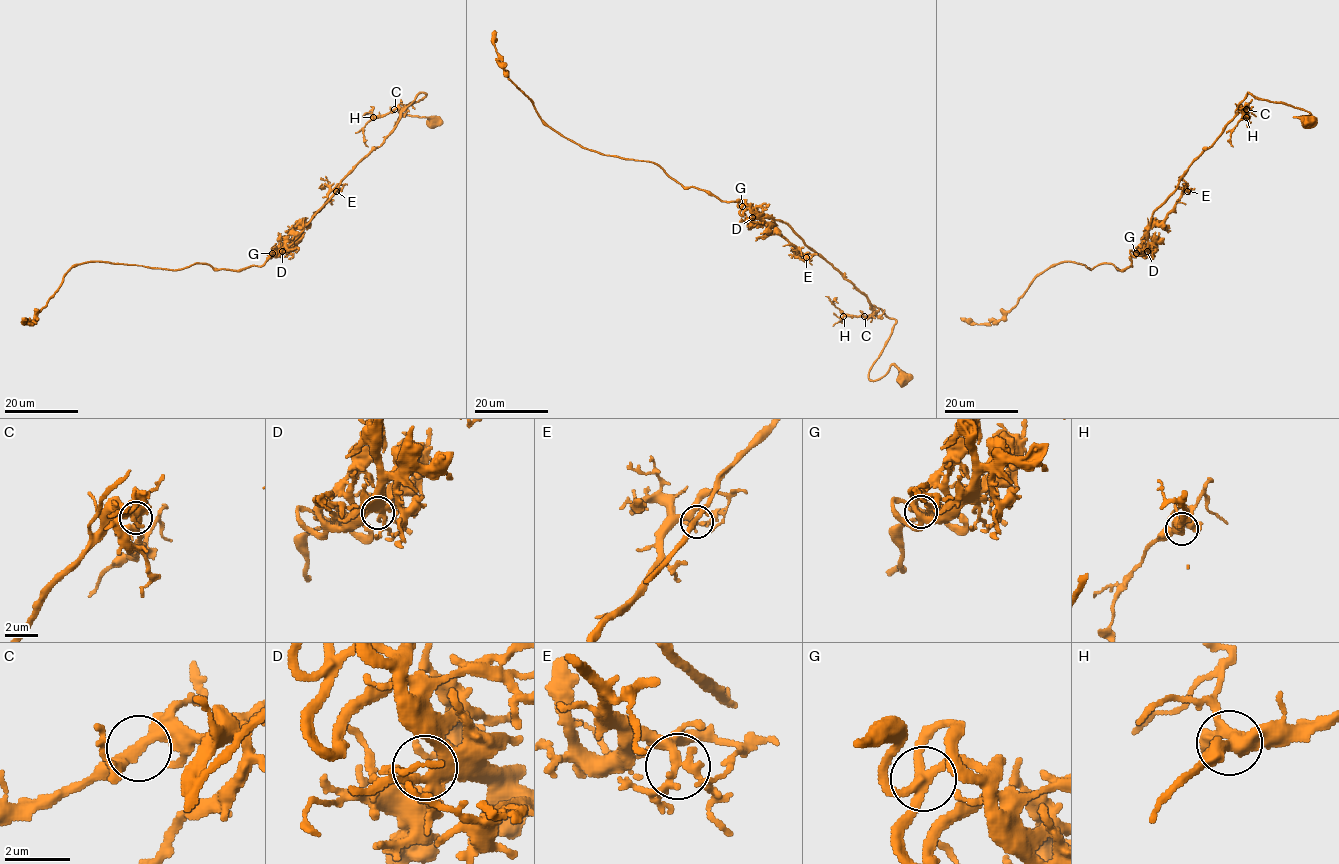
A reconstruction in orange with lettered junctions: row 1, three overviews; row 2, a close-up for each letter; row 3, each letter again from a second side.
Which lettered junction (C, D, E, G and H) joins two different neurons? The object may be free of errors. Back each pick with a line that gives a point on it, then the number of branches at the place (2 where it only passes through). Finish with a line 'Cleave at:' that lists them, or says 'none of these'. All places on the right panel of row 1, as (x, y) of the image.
Cleave at: none of these

